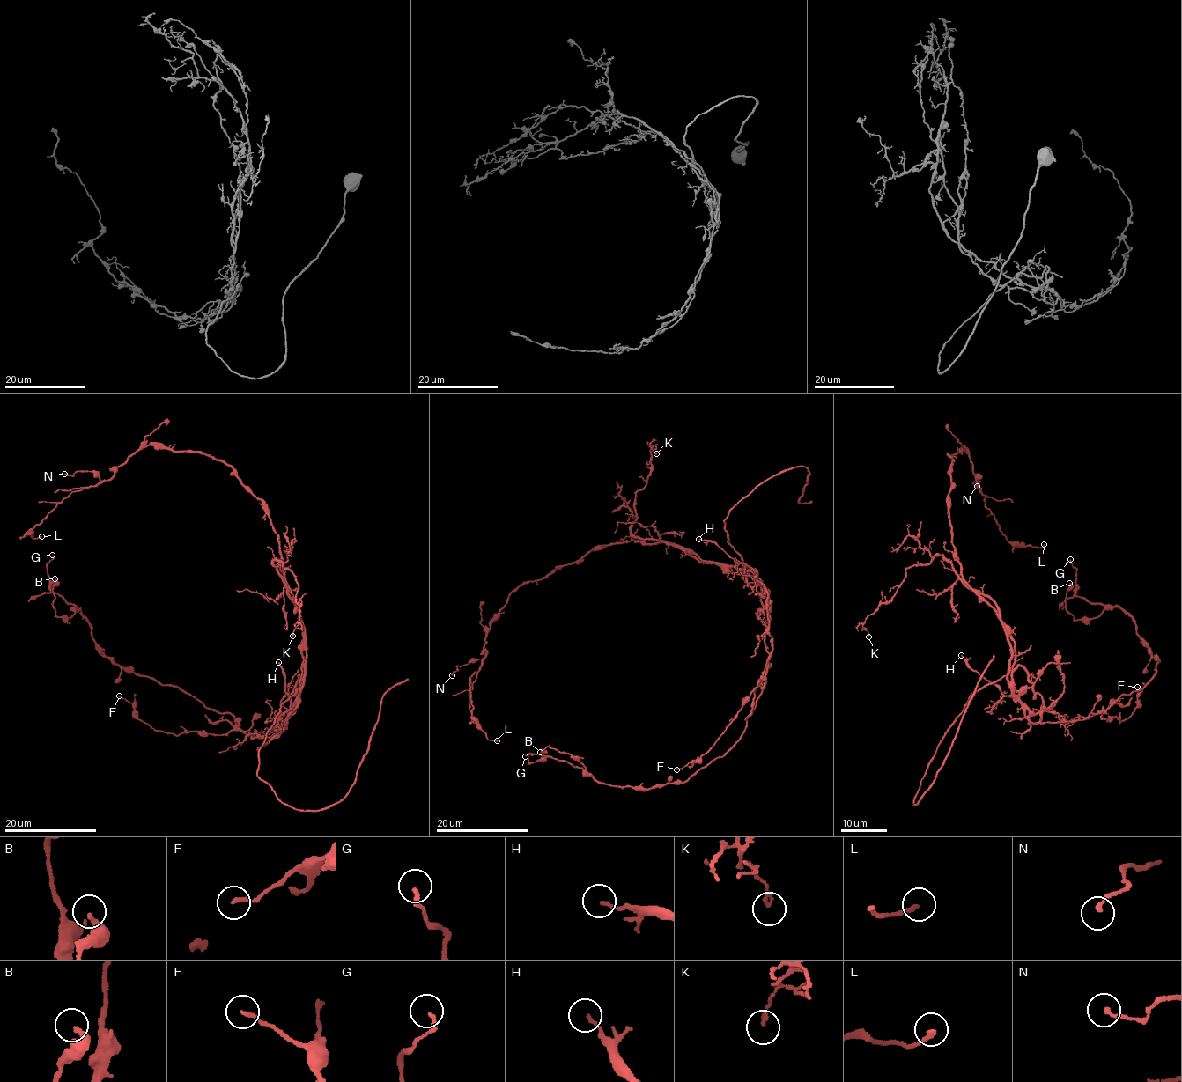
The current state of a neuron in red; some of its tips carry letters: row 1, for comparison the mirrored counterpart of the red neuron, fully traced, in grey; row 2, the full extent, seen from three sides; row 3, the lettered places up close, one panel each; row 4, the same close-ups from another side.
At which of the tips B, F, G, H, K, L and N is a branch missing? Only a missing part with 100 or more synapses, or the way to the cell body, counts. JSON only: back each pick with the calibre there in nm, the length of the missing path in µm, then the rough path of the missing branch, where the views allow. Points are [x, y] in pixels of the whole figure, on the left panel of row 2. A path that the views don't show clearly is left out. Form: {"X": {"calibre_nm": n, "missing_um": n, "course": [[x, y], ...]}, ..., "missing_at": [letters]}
{"missing_at": []}

